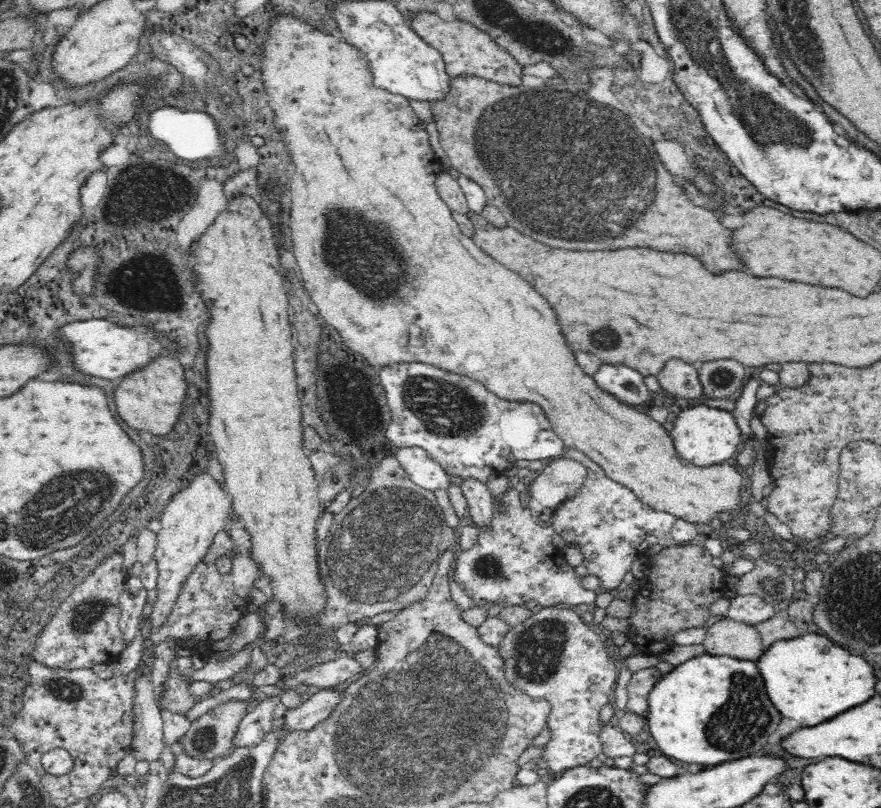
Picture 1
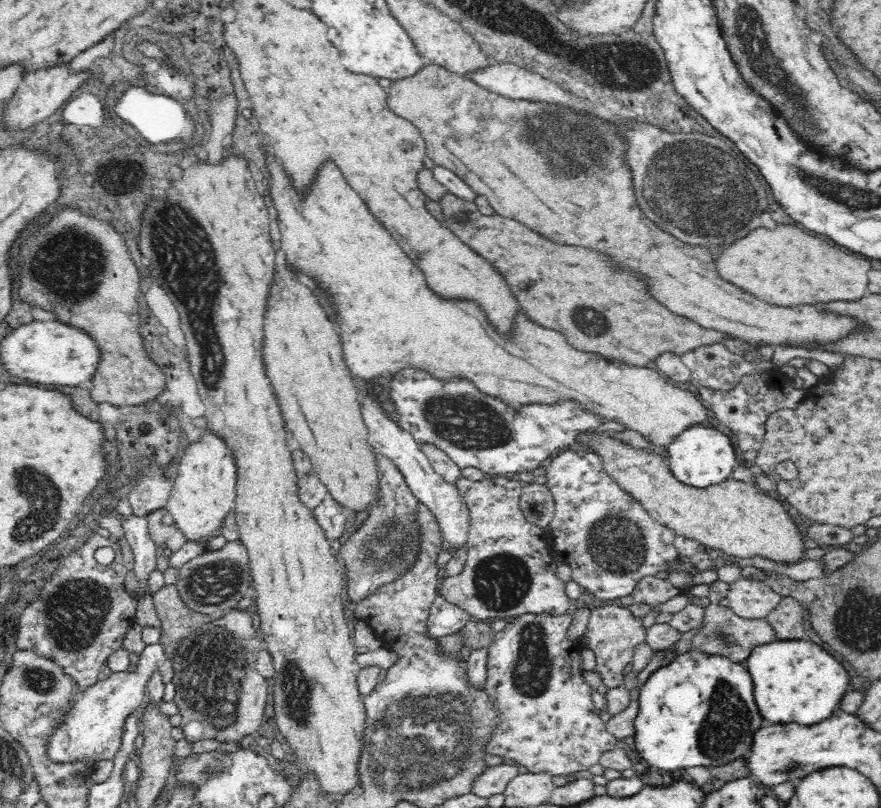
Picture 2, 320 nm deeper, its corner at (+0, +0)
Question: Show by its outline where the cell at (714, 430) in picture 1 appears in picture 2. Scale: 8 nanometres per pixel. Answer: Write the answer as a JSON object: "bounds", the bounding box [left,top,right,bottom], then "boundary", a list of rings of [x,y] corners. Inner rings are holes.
{"bounds":[668,424,740,488],"boundary":[[[694,424],[675,436],[668,446],[668,460],[676,479],[697,488],[706,488],[728,479],[740,464],[730,436],[720,432],[719,426],[710,428],[705,424]]]}

